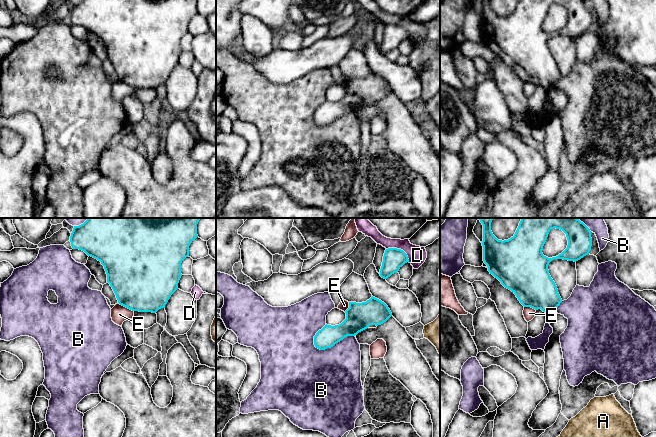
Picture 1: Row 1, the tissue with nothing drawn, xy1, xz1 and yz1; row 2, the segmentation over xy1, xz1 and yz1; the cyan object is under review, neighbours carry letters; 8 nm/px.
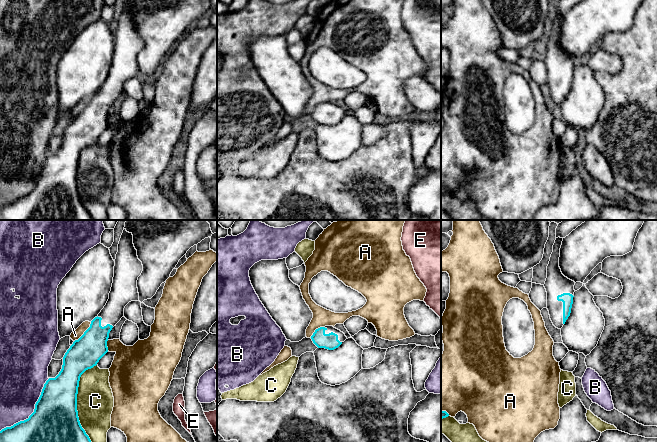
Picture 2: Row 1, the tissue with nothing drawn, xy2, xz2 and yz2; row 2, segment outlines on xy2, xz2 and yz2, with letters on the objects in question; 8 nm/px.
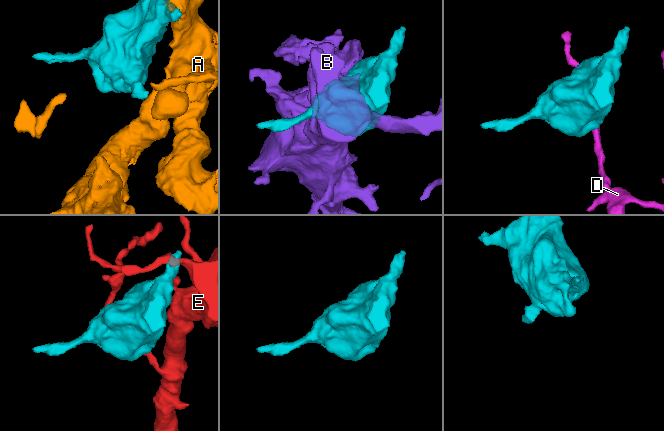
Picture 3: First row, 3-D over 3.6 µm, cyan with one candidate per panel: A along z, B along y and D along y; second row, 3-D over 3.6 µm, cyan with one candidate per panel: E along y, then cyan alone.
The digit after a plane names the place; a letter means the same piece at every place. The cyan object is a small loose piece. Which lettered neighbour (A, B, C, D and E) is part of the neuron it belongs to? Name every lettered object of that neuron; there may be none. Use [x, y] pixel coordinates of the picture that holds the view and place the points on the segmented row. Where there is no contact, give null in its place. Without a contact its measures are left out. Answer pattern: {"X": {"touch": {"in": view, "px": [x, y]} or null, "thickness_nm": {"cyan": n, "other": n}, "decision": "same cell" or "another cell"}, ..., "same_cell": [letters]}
{"A": {"touch": {"in": "xy2", "px": [84, 332]}, "thickness_nm": {"cyan": 240, "other": 70}, "decision": "another cell"}, "B": {"touch": {"in": "xy2", "px": [33, 412]}, "thickness_nm": {"cyan": 360, "other": 340}, "decision": "another cell"}, "C": {"touch": {"in": "xy2", "px": [76, 401]}, "thickness_nm": {"cyan": 360, "other": 300}, "decision": "another cell"}, "D": {"touch": {"in": "xz1", "px": [400, 249]}, "thickness_nm": {"cyan": 170, "other": 150}, "decision": "another cell"}, "E": {"touch": {"in": "xy1", "px": [126, 307]}, "thickness_nm": {"cyan": 480, "other": 140}, "decision": "another cell"}, "same_cell": []}

